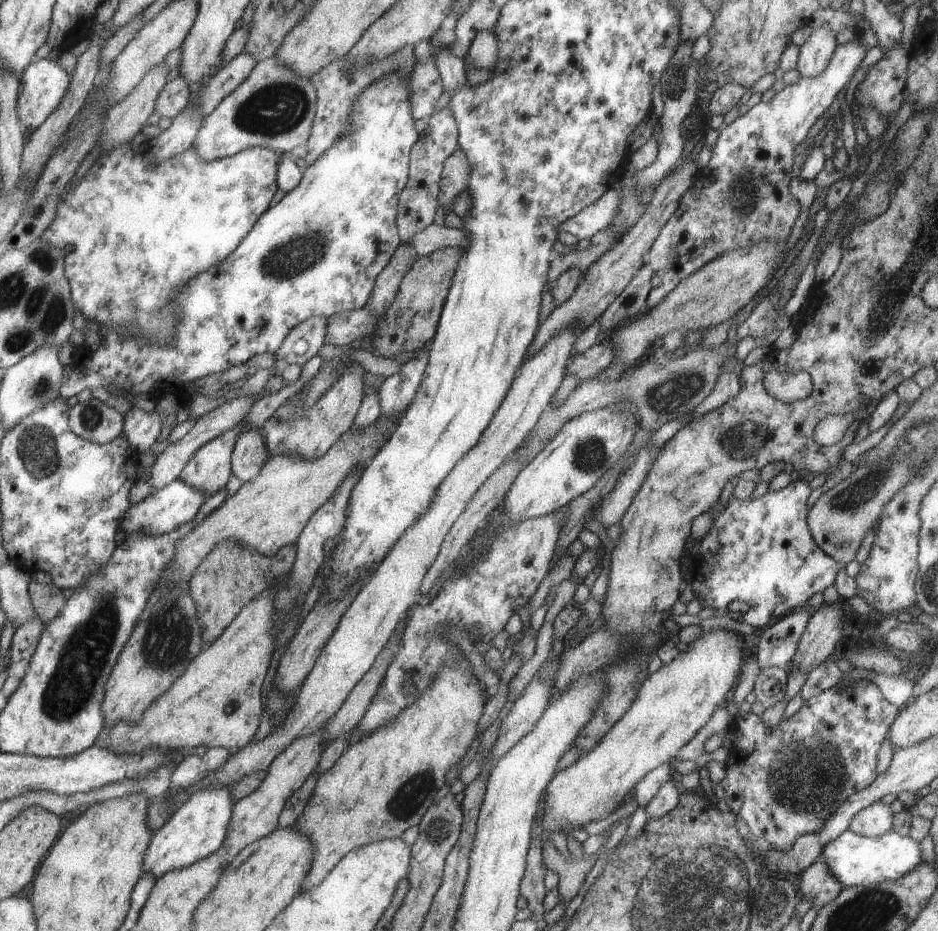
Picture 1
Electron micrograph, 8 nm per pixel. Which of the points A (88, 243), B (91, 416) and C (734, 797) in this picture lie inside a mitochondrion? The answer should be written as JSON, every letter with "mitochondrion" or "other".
{"A":"other","B":"mitochondrion","C":"other"}

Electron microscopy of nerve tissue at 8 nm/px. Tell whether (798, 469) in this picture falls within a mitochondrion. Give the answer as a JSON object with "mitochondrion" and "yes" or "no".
{"mitochondrion":"no"}

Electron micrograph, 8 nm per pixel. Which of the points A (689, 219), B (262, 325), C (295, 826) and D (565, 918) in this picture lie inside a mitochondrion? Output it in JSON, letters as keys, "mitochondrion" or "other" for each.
{"A":"other","B":"other","C":"other","D":"other"}

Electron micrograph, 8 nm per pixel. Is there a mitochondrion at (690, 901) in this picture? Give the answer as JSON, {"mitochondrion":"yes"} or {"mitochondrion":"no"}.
{"mitochondrion":"yes"}

